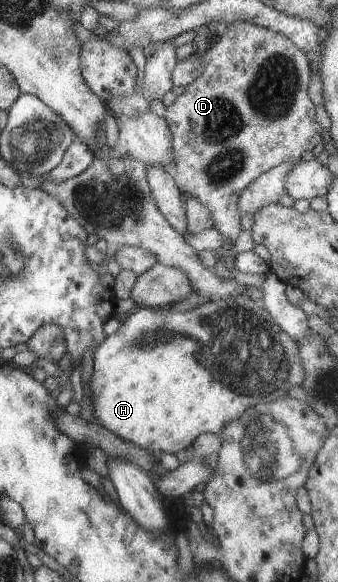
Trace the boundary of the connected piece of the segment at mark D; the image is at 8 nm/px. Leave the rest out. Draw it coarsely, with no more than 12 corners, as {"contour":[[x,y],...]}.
{"contour":[[227,24],[166,108],[172,174],[234,247],[242,191],[322,141],[310,60]]}

